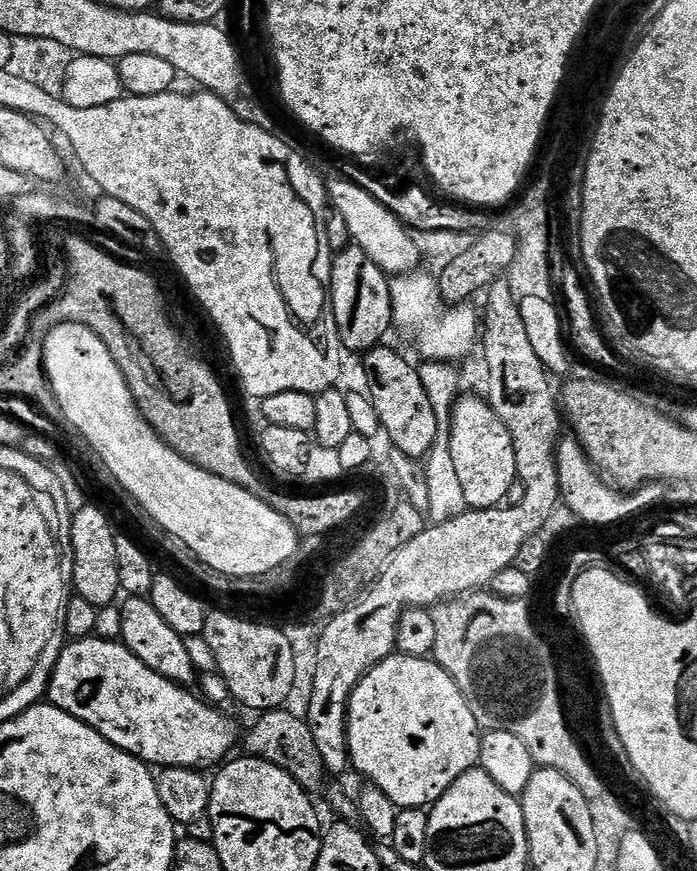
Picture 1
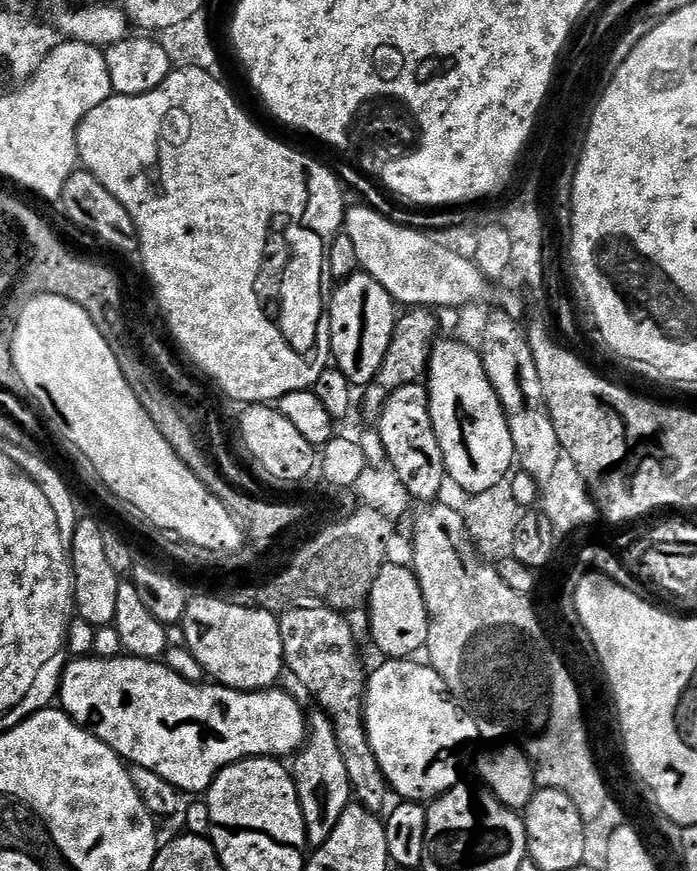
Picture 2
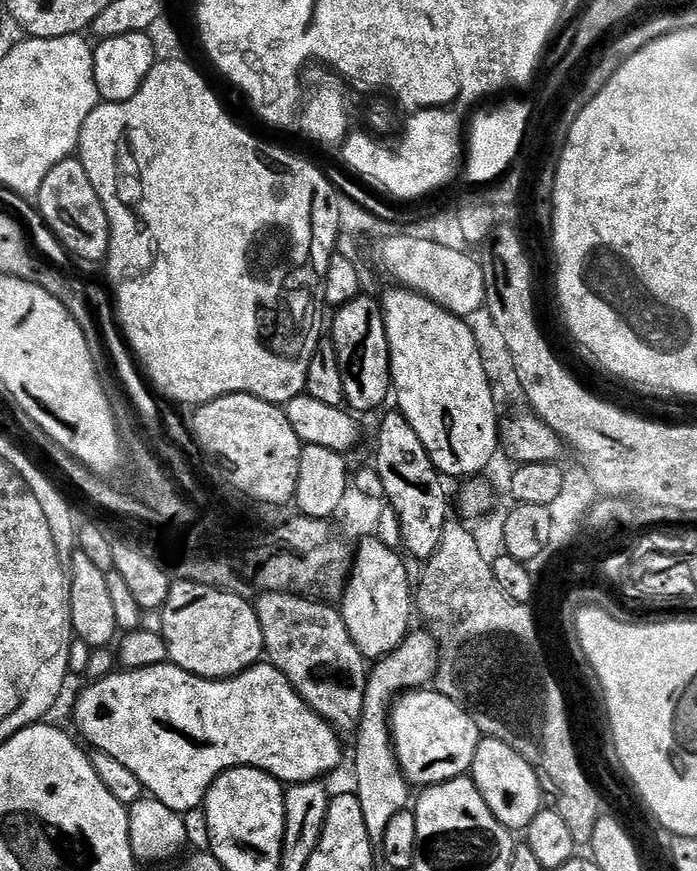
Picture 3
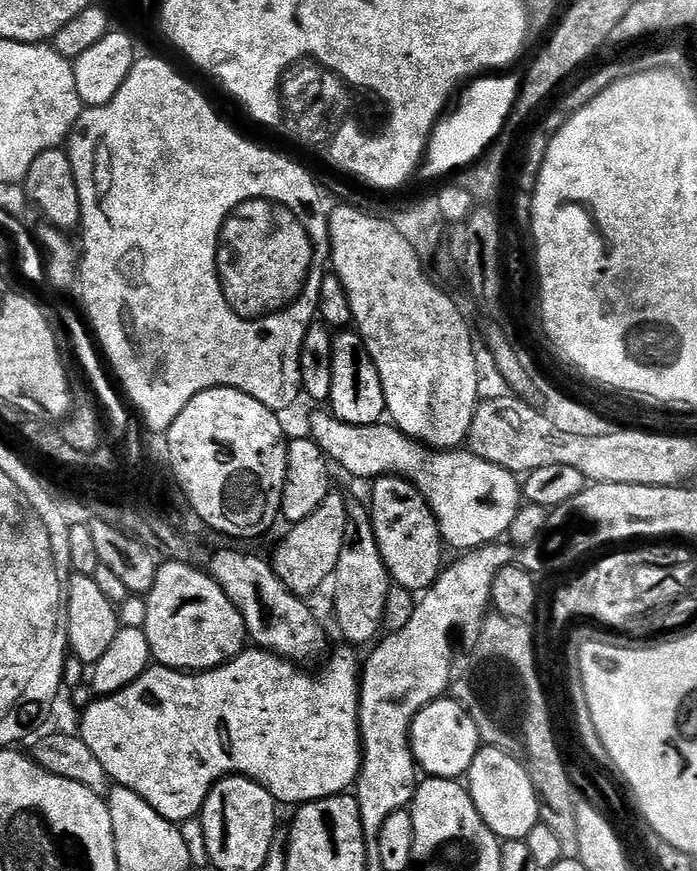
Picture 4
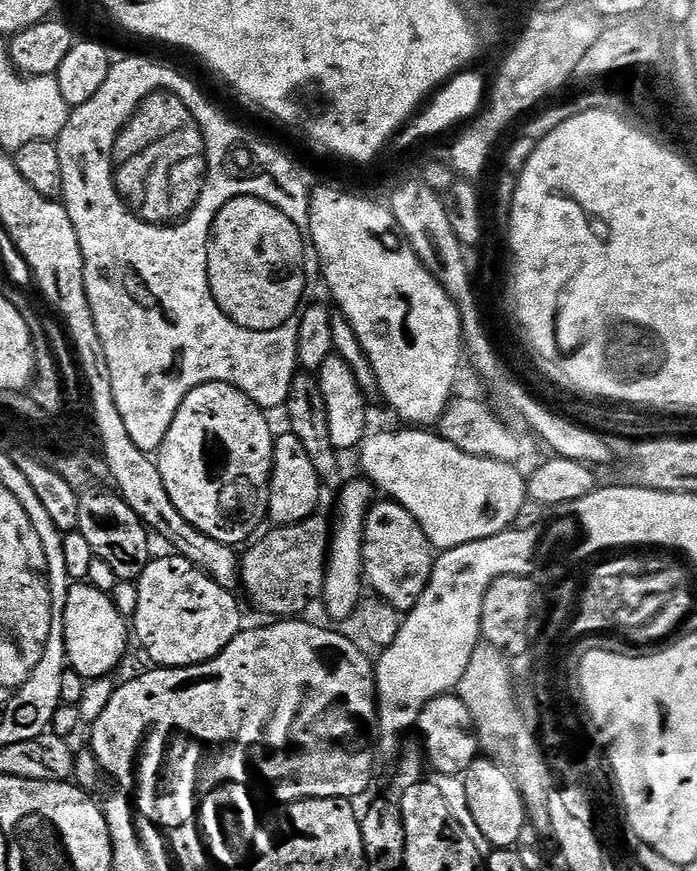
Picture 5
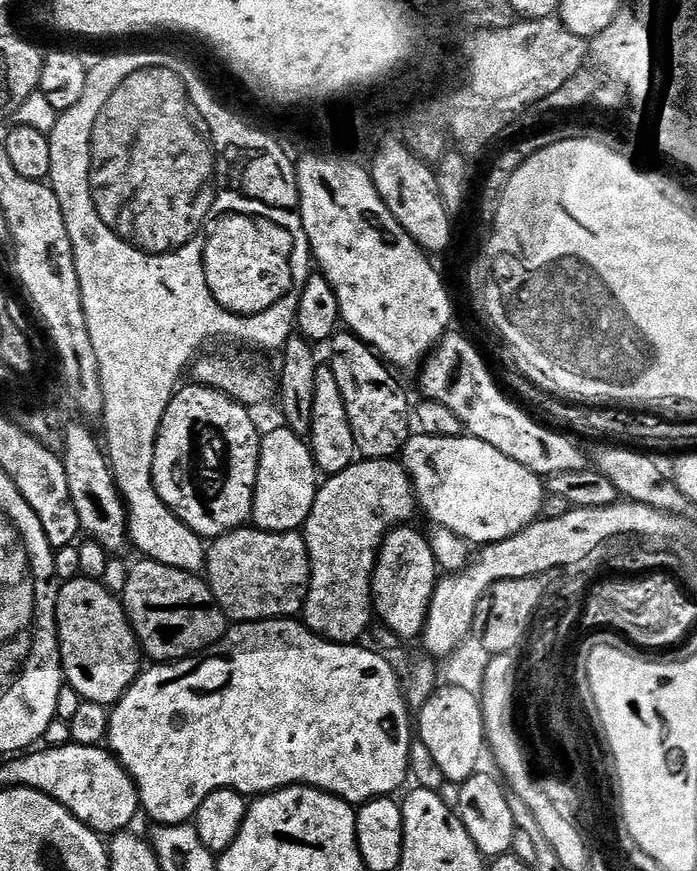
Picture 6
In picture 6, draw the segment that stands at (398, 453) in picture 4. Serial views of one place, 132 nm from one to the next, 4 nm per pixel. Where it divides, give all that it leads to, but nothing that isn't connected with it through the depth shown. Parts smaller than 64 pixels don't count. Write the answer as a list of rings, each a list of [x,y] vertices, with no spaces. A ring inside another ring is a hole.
[[[423,434],[409,435],[408,442],[404,445],[402,463],[408,471],[408,477],[412,479],[422,512],[433,520],[433,525],[458,534],[469,545],[483,546],[502,542],[534,523],[543,510],[545,481],[526,470],[526,466],[514,462],[514,458],[506,458],[502,450],[494,450],[490,442],[482,442],[477,436],[465,434],[454,438],[438,438]]]

